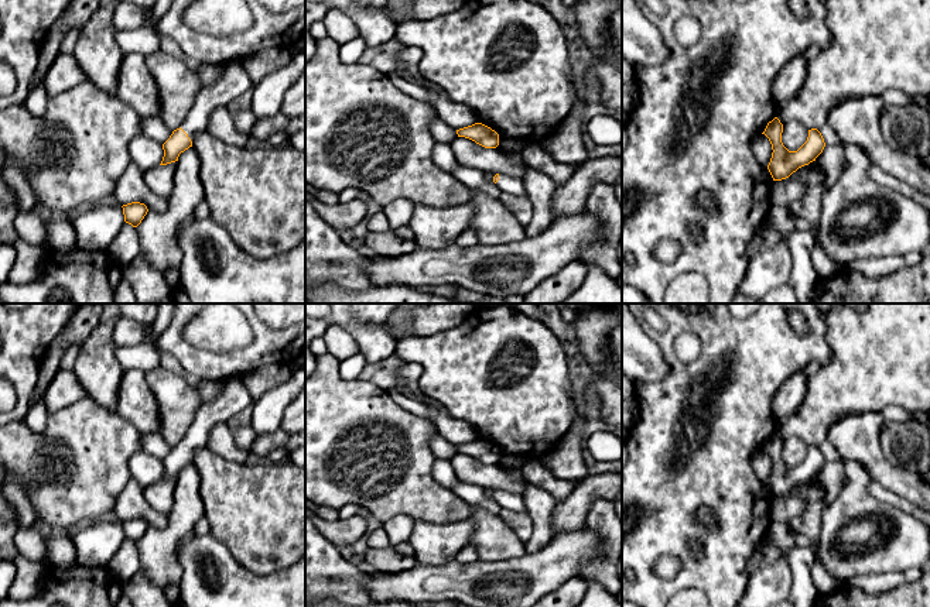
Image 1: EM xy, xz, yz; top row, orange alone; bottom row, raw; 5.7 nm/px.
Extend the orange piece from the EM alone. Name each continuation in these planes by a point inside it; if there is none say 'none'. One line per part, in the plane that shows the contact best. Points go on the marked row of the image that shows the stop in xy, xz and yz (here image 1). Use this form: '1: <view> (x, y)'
1: xy (235, 81)

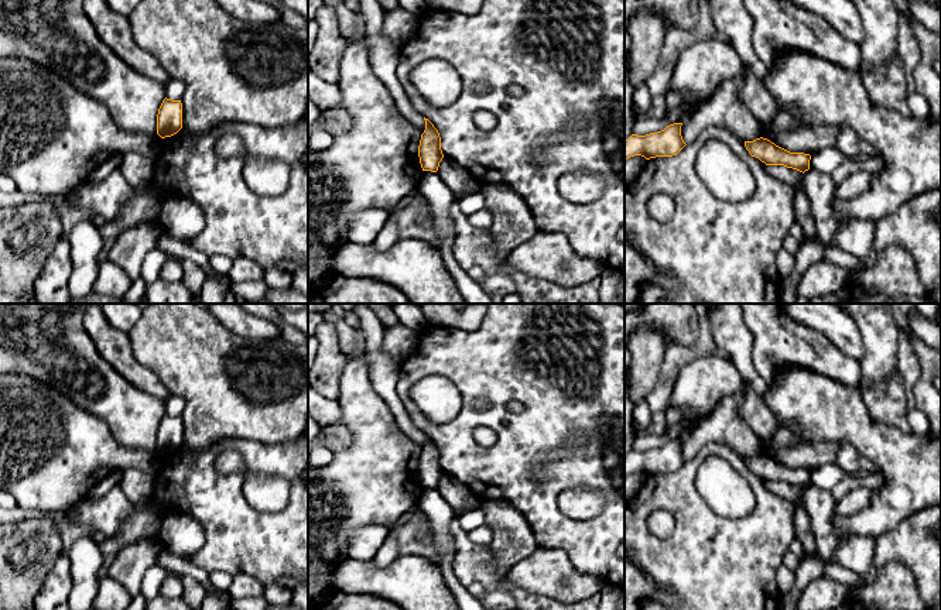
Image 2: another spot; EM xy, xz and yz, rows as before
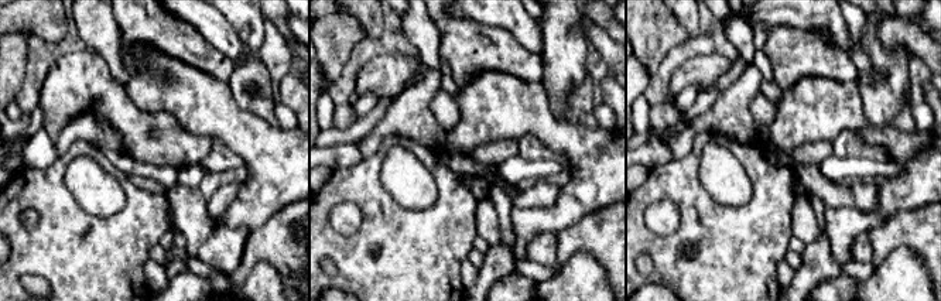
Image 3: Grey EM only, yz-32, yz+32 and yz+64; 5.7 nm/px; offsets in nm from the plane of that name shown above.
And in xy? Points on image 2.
none

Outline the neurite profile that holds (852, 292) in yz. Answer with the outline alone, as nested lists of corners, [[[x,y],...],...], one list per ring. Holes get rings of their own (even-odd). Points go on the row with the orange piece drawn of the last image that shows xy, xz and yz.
[[[849,280],[839,291],[814,297],[810,301],[811,304],[873,304],[873,297],[858,285],[855,280]]]

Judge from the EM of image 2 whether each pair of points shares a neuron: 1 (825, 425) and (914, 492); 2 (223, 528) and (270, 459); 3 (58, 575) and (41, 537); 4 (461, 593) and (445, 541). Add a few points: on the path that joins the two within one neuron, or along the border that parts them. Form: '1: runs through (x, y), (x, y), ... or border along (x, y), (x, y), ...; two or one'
1: runs through (849, 425), (855, 425), (897, 468); one
2: runs through (253, 528), (271, 528), (293, 507), (293, 486); one
3: border along (62, 554), (52, 564), (38, 592); two
4: runs through (452, 581), (447, 572), (447, 554); one

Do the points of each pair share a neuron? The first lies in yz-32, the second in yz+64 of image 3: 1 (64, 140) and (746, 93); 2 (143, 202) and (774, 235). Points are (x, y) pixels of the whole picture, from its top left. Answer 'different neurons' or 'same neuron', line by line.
1: same neuron
2: same neuron

